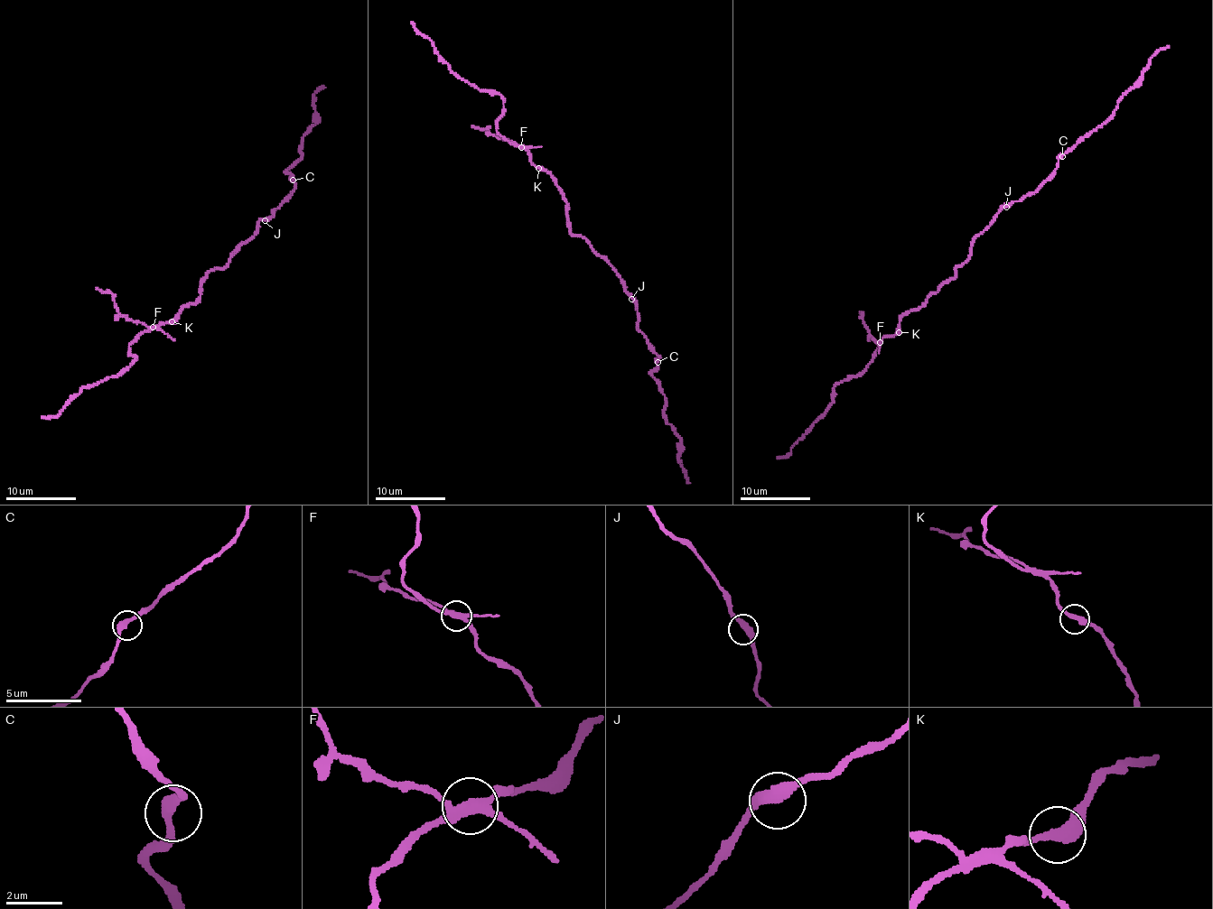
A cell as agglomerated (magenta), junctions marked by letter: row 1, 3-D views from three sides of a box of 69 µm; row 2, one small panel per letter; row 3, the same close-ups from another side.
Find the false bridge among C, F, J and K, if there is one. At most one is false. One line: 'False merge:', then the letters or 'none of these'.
False merge: F

